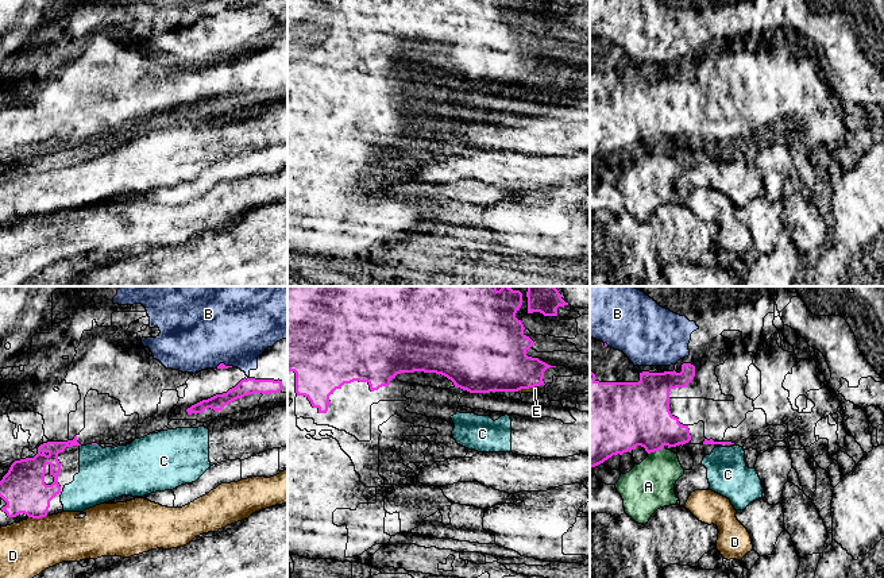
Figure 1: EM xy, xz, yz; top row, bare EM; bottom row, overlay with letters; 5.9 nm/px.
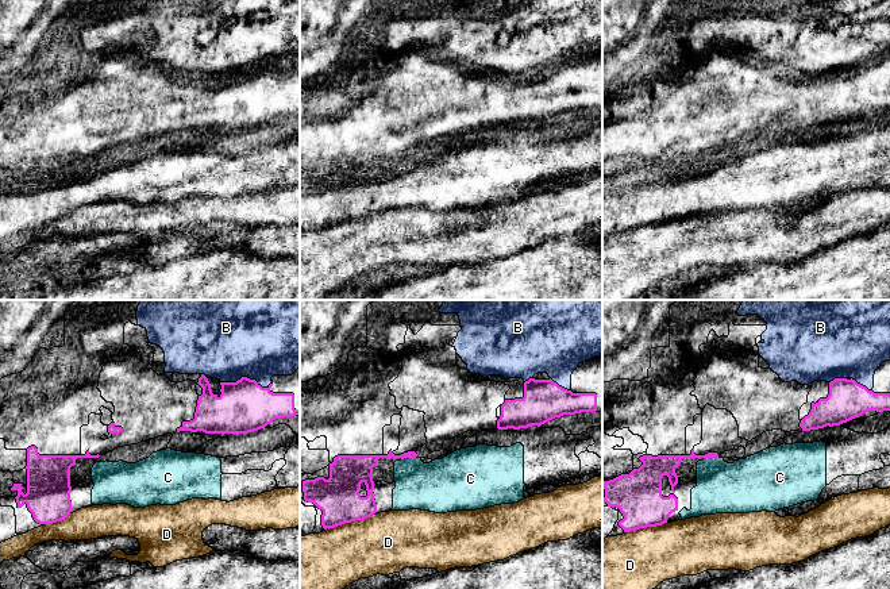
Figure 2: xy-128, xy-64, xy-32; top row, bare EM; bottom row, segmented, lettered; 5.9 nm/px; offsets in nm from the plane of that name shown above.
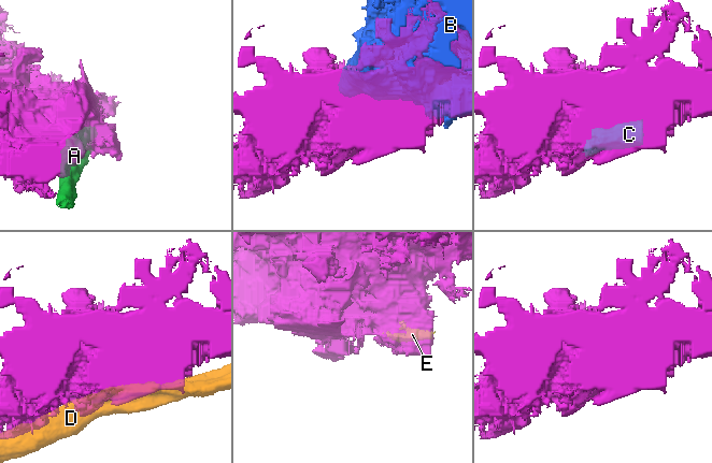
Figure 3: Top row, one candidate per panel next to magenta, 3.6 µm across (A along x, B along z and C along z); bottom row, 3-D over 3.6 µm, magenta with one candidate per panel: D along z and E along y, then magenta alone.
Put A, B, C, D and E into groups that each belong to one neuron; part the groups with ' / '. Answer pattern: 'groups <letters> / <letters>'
groups A E / B / C / D

